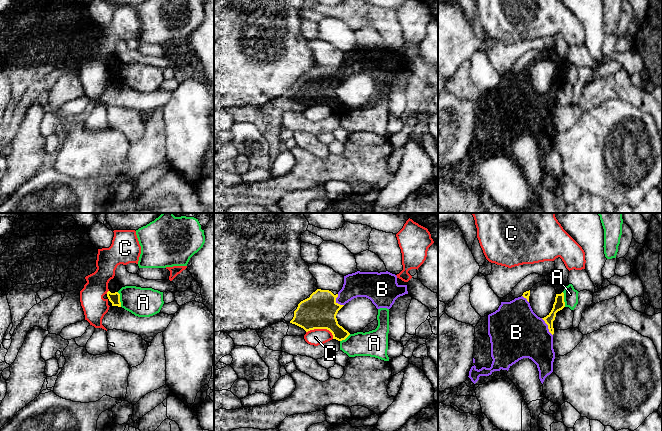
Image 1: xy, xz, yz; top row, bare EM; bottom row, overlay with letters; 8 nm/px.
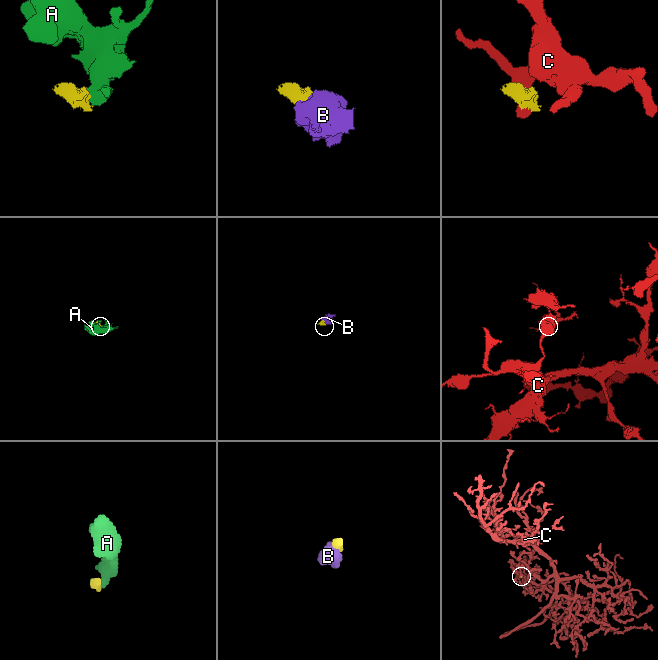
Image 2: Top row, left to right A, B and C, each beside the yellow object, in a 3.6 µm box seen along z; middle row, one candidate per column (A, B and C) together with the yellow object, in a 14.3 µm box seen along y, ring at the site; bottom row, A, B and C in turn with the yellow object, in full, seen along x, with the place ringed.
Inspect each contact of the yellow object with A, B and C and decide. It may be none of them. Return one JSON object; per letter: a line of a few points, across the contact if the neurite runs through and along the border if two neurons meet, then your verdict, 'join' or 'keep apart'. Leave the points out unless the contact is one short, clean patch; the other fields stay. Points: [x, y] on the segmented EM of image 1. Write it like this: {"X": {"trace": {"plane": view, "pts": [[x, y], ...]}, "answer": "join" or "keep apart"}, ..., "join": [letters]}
{"A": {"trace": {"plane": "xy", "pts": [[117, 292], [121, 306]]}, "answer": "keep apart"}, "B": {"trace": {"plane": "yz", "pts": [[559, 304], [548, 320], [548, 327], [537, 333], [518, 333]]}, "answer": "join"}, "C": {"trace": {"plane": "xz", "pts": [[306, 332], [312, 329], [327, 329], [333, 338]]}, "answer": "keep apart"}, "join": ["B"]}

